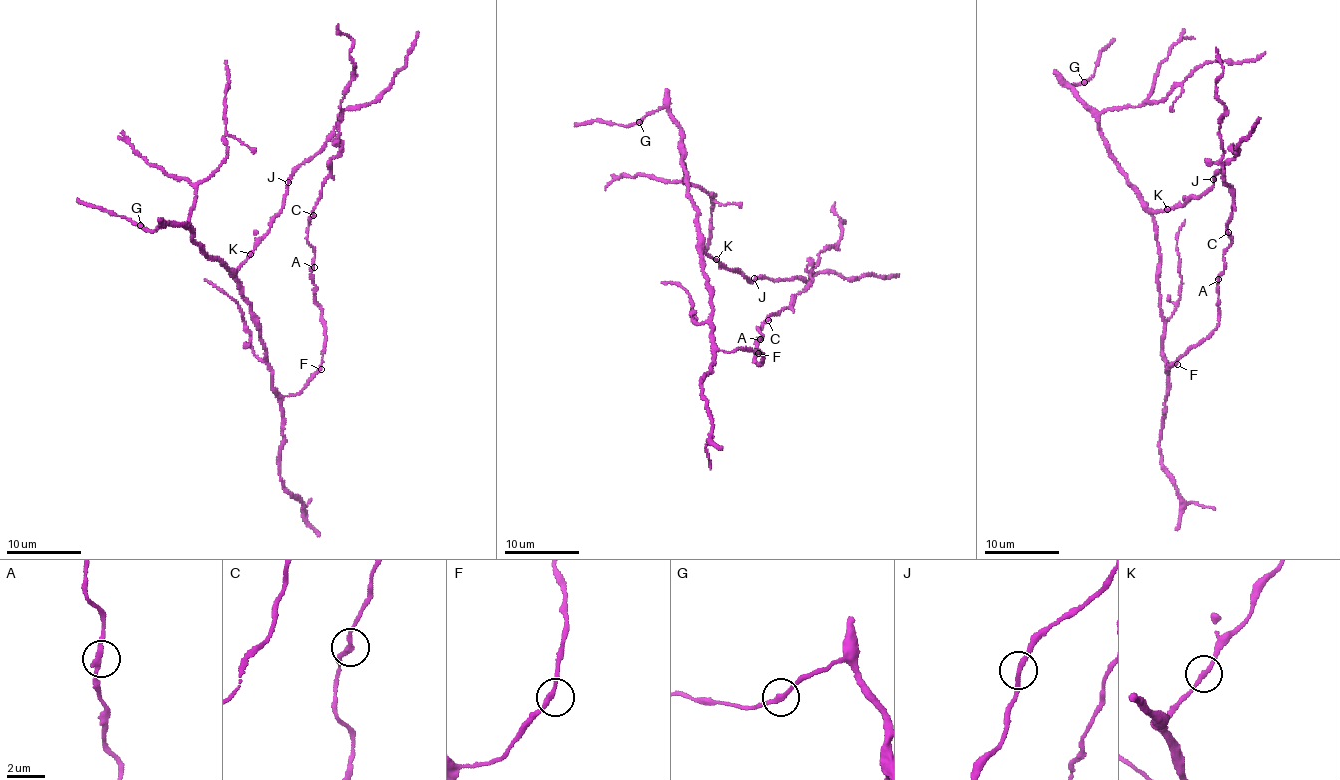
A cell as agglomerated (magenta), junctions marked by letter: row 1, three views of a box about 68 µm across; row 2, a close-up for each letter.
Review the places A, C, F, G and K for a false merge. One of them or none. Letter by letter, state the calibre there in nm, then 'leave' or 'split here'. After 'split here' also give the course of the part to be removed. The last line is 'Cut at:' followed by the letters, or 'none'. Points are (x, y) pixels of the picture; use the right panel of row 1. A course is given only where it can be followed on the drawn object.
A: 240 nm | leave
C: 240 nm | leave
F: 240 nm | leave
G: 240 nm | leave
K: 220 nm | leave
Cut at: none

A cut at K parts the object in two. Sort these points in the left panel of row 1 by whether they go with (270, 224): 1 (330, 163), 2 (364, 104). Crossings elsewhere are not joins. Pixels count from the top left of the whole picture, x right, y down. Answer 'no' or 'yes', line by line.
1: no
2: yes

